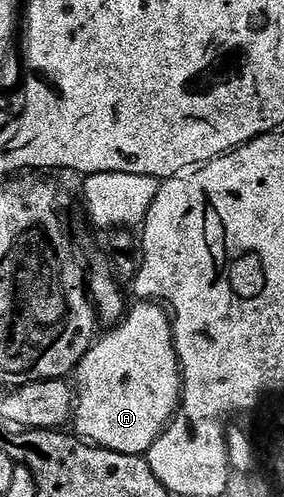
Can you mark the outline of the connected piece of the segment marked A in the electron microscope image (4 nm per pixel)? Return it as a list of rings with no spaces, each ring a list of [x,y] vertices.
[[[135,301],[132,304],[123,318],[108,330],[111,332],[104,339],[103,336],[96,338],[73,372],[77,384],[73,431],[78,438],[94,446],[126,455],[146,456],[181,406],[183,371],[179,367],[175,328],[168,308],[155,301]]]

